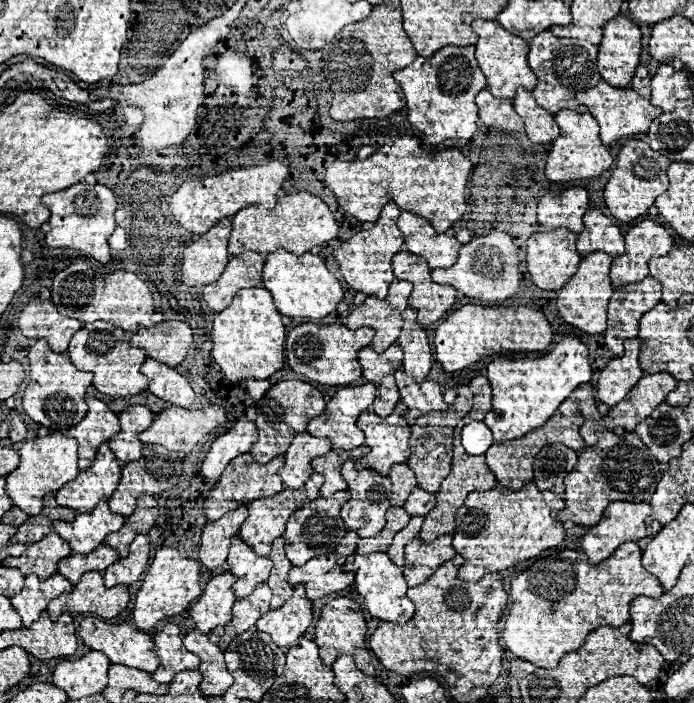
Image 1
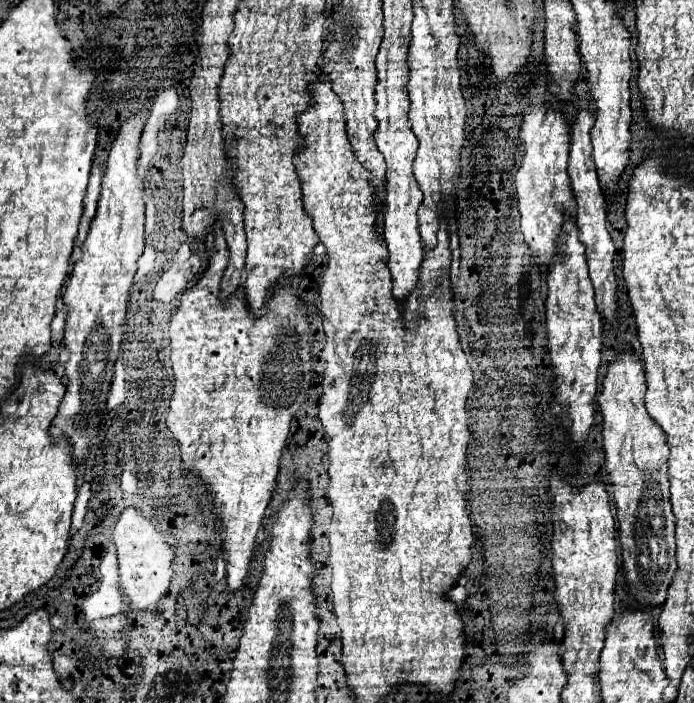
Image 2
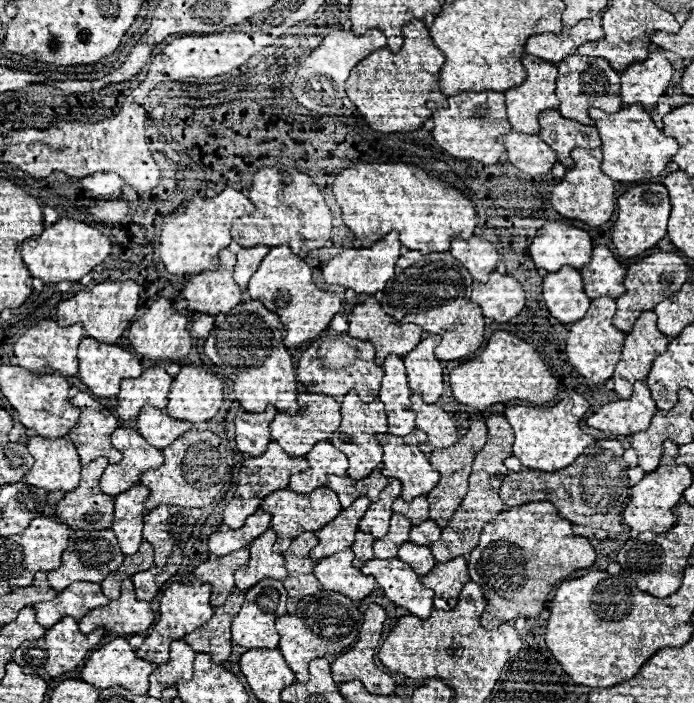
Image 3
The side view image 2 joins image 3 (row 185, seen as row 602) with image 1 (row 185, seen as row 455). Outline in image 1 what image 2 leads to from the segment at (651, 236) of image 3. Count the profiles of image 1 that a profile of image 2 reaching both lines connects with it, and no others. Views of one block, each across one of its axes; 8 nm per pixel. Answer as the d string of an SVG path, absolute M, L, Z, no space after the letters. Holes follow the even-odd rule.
M628 140L622 146L616 160L616 168L604 188L604 202L610 208L612 216L616 216L620 222L632 222L638 216L644 216L648 208L654 204L656 196L668 190L668 178L666 178L668 166L670 166L670 160L660 152L652 150L648 142Z

